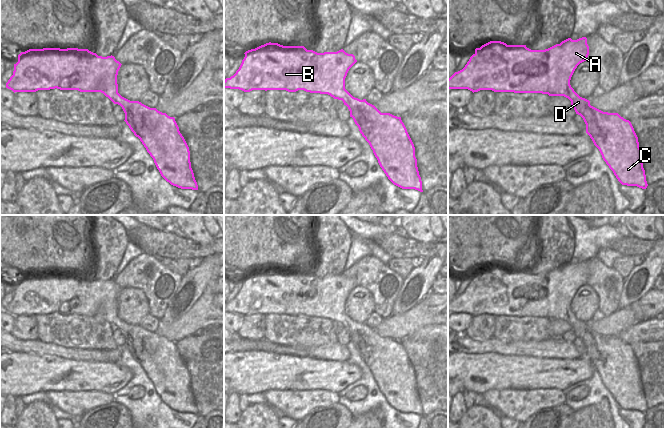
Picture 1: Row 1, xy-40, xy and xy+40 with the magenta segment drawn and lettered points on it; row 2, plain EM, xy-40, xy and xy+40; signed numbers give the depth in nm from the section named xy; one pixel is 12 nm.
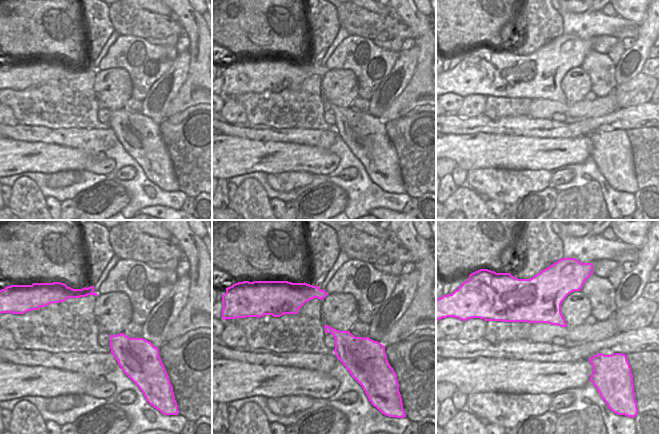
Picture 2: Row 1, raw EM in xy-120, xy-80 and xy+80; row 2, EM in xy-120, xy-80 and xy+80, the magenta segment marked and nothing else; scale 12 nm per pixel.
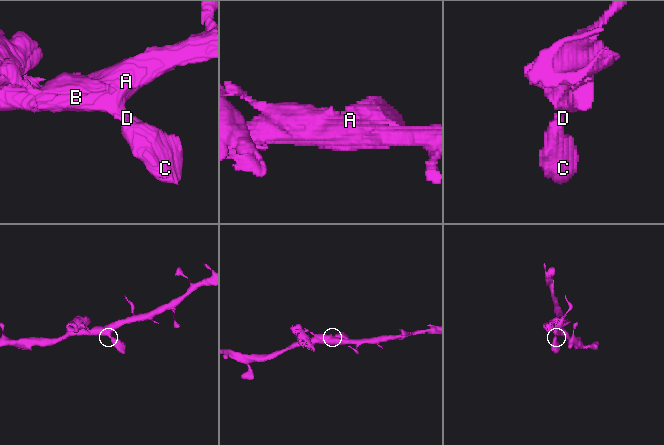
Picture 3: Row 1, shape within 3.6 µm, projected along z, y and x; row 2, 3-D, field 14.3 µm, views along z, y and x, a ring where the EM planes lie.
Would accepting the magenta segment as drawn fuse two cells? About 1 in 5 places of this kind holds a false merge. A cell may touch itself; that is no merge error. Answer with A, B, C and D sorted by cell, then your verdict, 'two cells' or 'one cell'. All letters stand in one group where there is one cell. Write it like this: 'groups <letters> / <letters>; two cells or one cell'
groups A B C D; one cell

